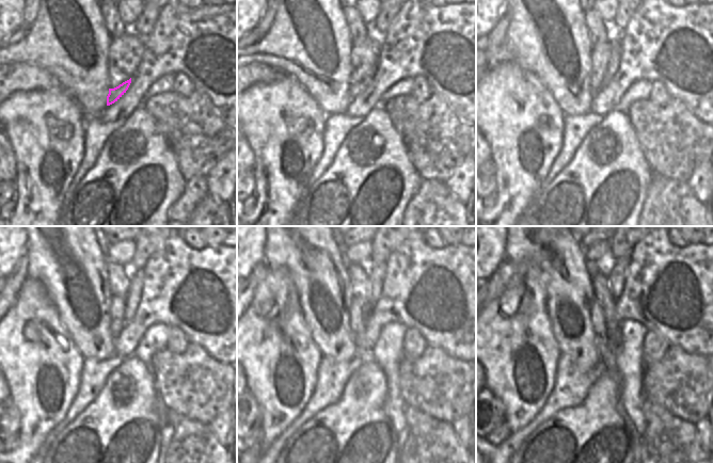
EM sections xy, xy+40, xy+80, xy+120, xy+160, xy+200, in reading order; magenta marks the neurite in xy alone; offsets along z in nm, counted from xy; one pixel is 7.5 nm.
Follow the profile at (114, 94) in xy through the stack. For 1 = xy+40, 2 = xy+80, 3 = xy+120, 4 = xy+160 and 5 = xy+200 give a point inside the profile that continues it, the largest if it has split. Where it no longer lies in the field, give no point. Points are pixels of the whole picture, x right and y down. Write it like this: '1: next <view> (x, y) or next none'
1: next xy+40 (358, 89)
2: next xy+80 (616, 49)
3: next xy+120 (132, 300)
4: next xy+160 (376, 272)
5: next xy+200 (616, 270)

